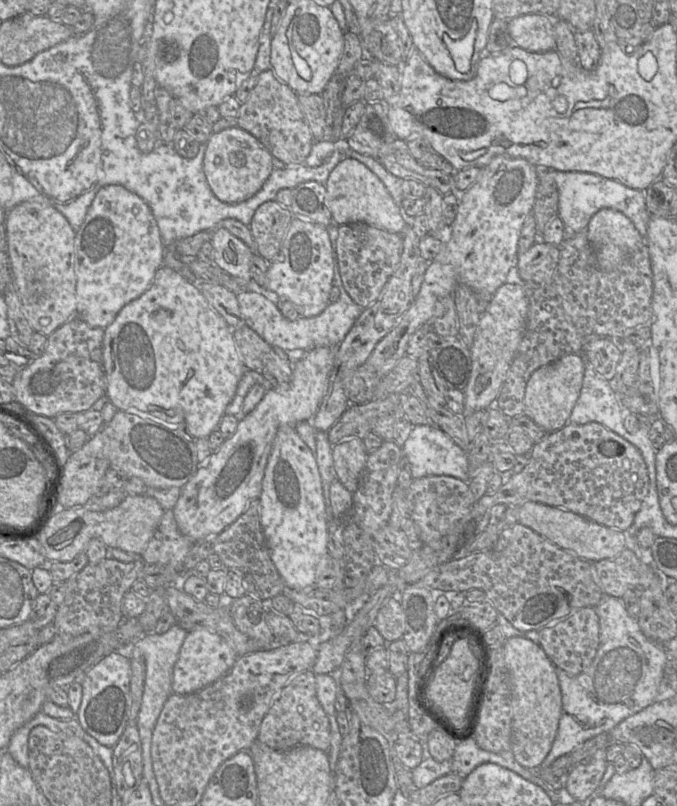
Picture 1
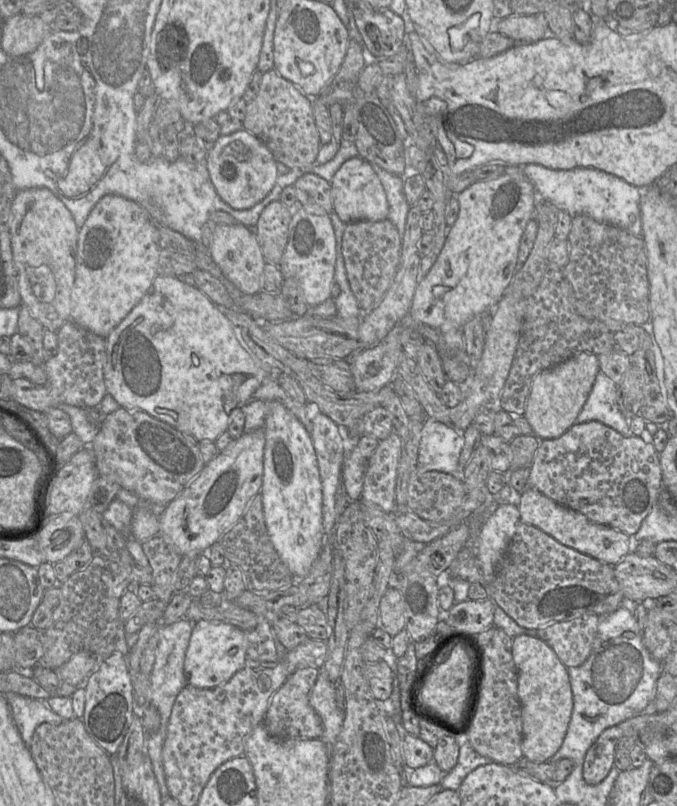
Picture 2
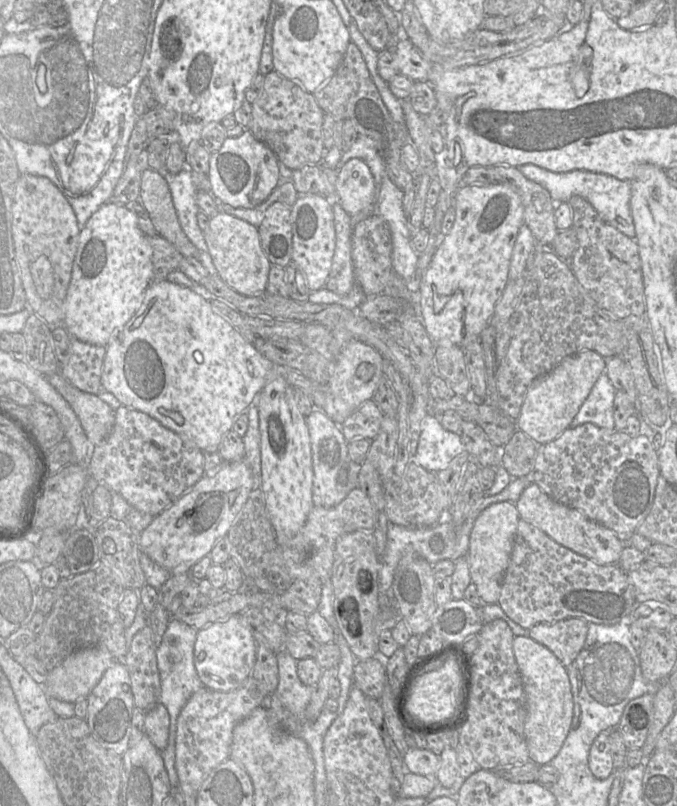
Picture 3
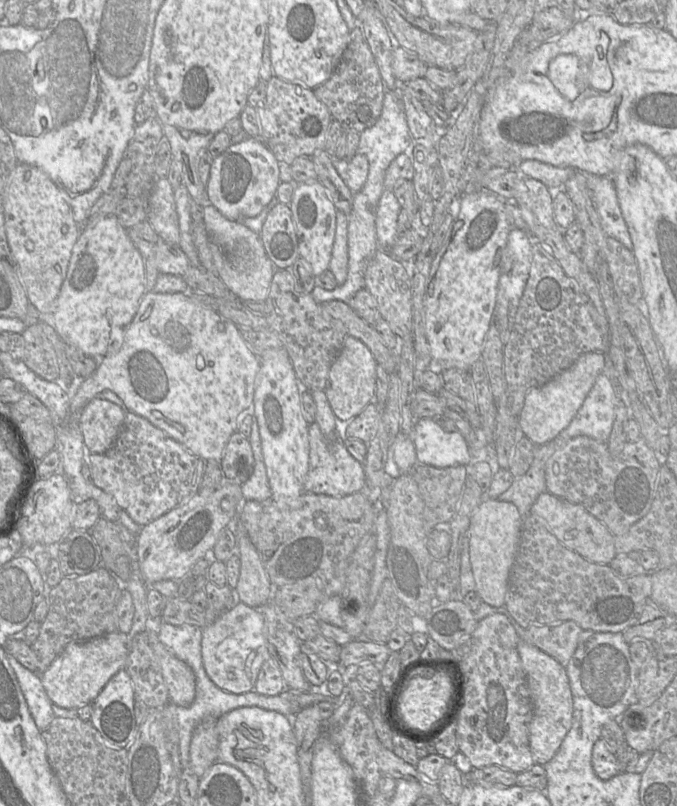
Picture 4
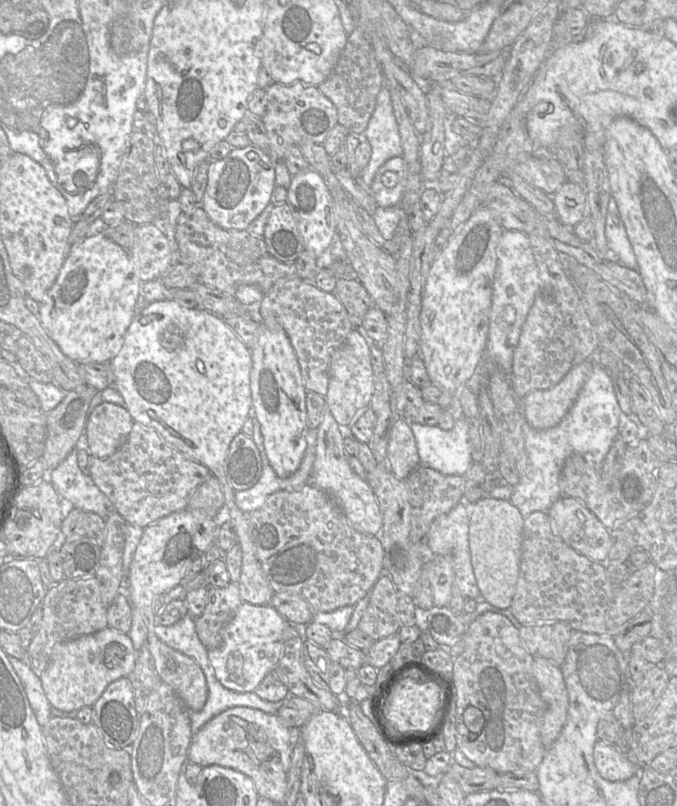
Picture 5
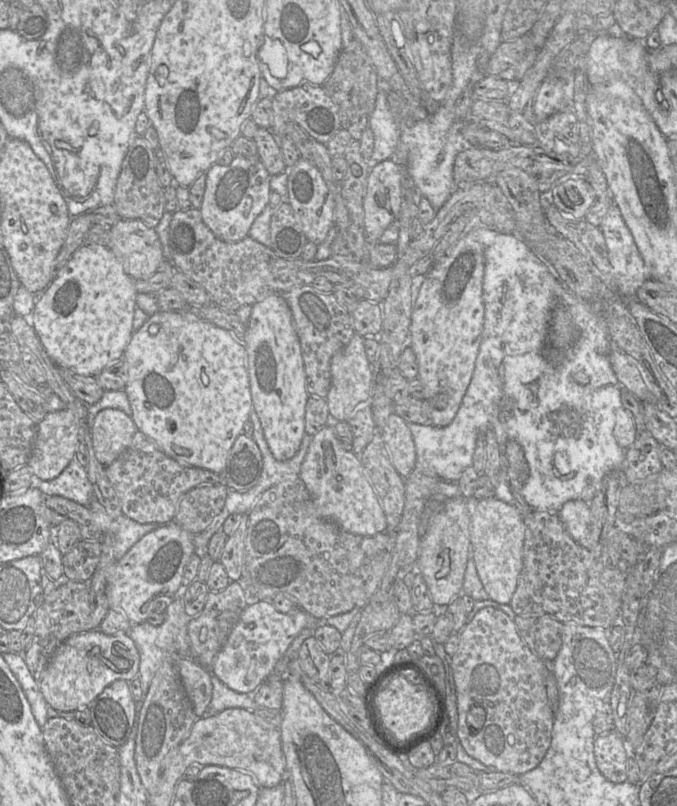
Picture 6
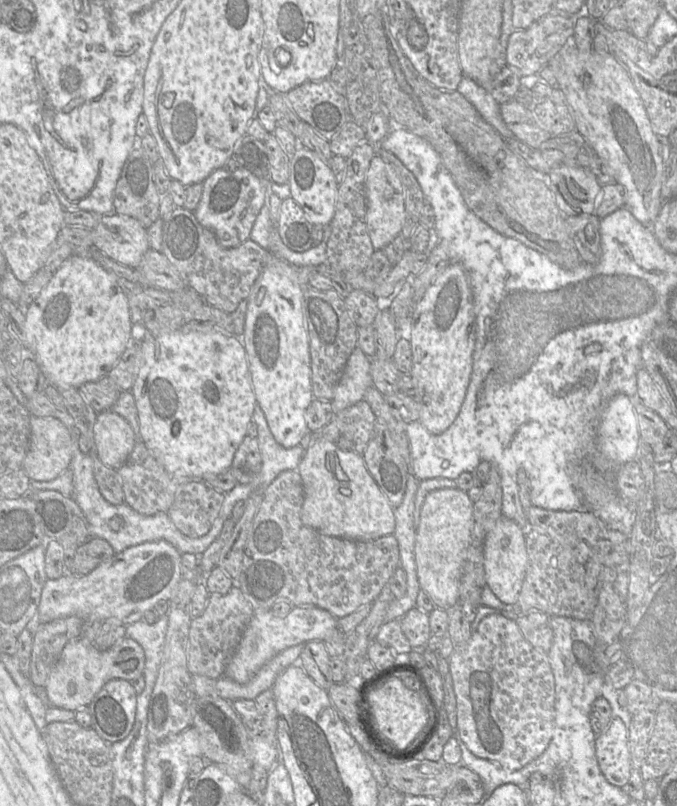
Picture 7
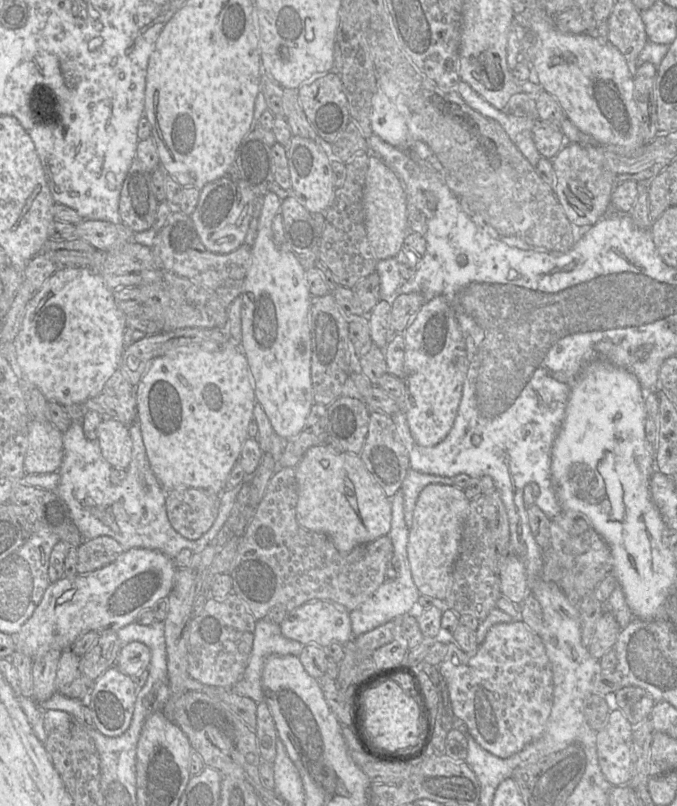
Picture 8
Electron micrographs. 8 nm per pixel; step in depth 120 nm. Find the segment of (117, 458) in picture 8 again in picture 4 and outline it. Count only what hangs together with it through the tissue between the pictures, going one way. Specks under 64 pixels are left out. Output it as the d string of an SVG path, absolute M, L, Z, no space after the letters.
M95 397L82 410L79 426L84 443L92 454L106 452L117 438L125 410L106 399Z

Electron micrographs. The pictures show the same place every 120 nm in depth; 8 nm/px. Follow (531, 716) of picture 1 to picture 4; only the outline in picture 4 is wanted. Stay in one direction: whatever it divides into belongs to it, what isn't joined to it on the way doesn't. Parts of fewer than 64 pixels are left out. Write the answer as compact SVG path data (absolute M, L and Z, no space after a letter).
M519 640L518 654L527 679L533 703L533 717L529 724L529 743L535 763L544 765L558 751L572 725L573 698L565 667L539 648Z

